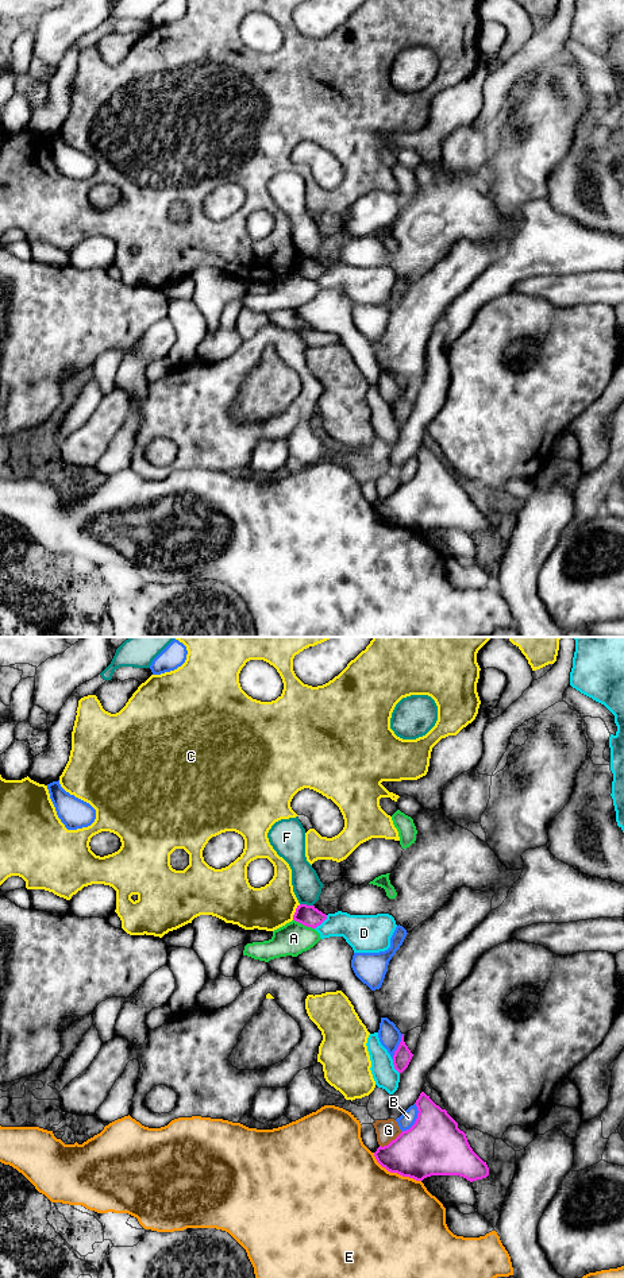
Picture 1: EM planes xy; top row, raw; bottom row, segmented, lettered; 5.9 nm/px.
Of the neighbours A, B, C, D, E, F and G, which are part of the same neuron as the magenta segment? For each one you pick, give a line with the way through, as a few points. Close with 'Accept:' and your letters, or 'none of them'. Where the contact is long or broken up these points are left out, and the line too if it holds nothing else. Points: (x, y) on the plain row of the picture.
Accept: none of them

